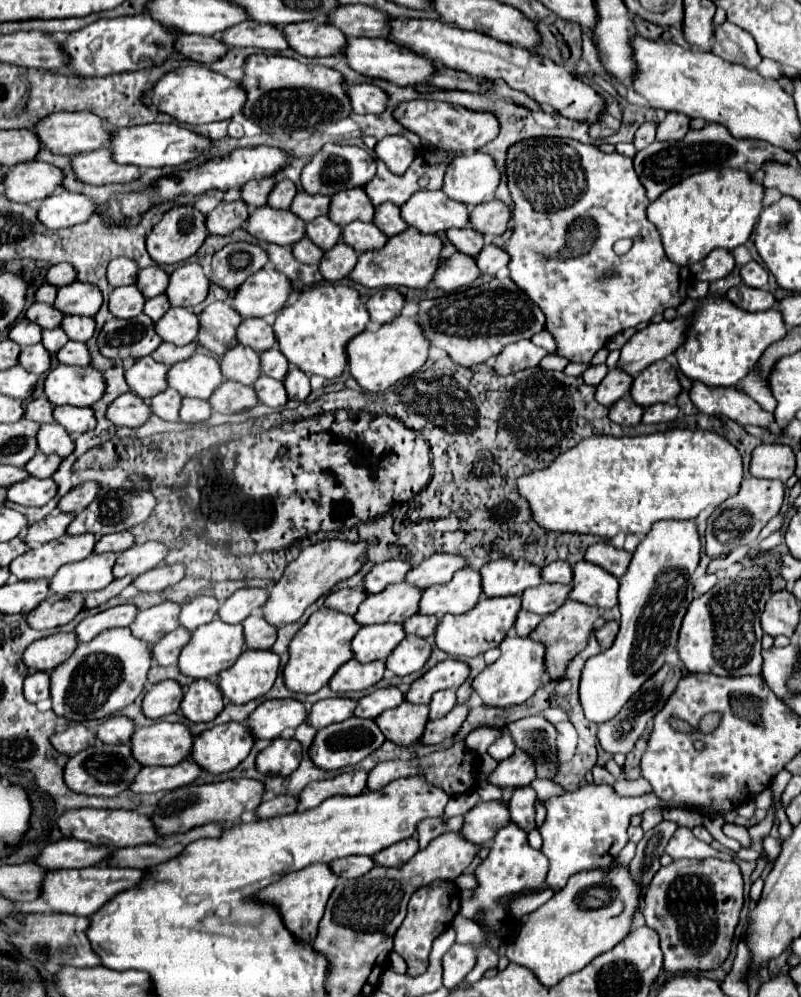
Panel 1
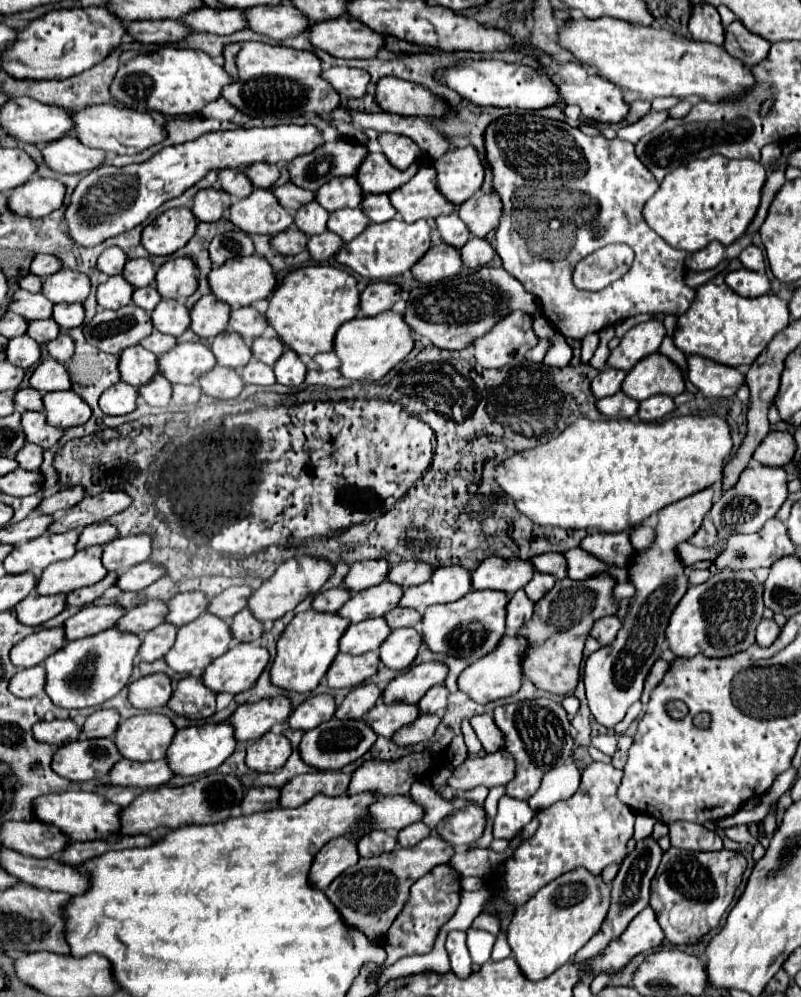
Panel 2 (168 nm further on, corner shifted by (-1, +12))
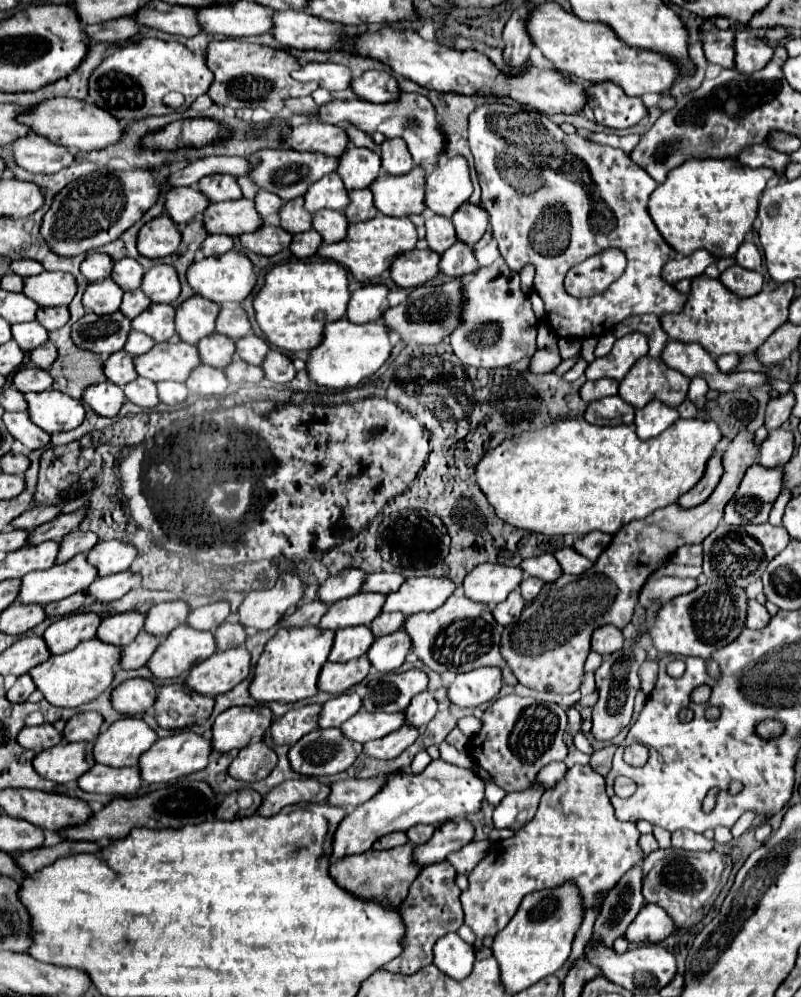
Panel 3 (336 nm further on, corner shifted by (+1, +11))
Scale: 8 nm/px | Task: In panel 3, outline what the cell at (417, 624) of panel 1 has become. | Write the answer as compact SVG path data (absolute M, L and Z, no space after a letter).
M380 613L380 617L376 617L370 623L370 629L372 629L372 633L376 633L376 637L384 637L384 635L390 635L390 633L402 629L404 621L406 621L406 615L402 615L402 613Z

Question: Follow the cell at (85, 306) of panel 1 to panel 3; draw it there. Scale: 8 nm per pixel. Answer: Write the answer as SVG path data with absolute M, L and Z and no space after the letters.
M44 271L34 277L24 279L24 295L36 301L40 307L70 305L76 295L76 279L62 271Z

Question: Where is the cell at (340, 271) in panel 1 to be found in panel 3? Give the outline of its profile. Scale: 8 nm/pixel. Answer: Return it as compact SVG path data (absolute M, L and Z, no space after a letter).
M310 229L306 233L294 235L290 251L294 251L294 257L298 257L298 259L310 259L310 257L314 257L318 253L322 243L324 243L322 237L314 229Z

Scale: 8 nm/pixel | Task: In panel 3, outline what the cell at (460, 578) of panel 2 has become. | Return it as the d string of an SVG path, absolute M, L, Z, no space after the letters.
M410 577L396 593L388 595L382 611L400 611L404 615L432 611L444 605L454 589L456 583L448 577Z

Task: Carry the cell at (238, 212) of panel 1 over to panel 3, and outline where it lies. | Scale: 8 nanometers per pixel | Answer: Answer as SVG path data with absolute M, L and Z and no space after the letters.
M172 187L166 191L166 213L174 223L186 225L210 205L208 197L196 187Z

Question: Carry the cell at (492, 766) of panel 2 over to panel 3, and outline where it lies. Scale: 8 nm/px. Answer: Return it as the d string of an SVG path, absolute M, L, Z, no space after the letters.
M442 759L432 761L420 775L412 773L396 773L392 775L382 791L374 795L370 801L352 809L342 823L338 825L332 841L332 859L330 863L338 863L348 855L360 855L372 847L372 843L394 831L408 831L412 825L430 823L442 825L444 821L460 819L480 809L484 799L484 781L472 769L462 769Z

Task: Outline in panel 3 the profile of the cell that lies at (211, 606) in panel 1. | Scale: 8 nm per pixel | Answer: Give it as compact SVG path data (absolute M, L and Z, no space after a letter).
M172 601L172 603L160 603L154 605L146 615L144 629L160 639L164 639L174 627L186 623L190 613L190 607L186 601Z

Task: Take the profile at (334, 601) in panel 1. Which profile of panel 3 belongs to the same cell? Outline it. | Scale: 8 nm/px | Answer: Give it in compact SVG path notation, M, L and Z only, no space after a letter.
M314 599L312 603L298 607L294 613L288 613L284 617L284 623L286 625L296 625L296 627L302 627L302 625L318 625L326 611L328 611L328 605L324 601L320 601L320 599Z

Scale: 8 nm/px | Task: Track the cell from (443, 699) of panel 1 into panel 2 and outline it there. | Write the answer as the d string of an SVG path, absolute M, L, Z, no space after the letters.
M434 686L430 688L422 700L418 702L418 710L422 714L436 714L436 712L442 712L448 704L448 690L446 686Z

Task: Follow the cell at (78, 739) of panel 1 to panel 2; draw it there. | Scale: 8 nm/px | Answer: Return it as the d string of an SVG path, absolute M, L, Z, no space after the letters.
M52 720L52 722L36 722L32 726L32 736L38 742L46 742L52 746L64 746L80 738L80 728L72 720Z

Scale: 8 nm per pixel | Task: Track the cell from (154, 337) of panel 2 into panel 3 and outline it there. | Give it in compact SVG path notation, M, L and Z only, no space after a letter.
M132 333L128 337L128 345L124 345L124 351L132 353L132 355L144 355L148 353L152 347L156 345L156 341L152 341L152 337L148 337L146 333Z

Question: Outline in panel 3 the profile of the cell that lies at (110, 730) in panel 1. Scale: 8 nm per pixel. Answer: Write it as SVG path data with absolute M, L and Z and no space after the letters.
M78 713L66 723L64 741L96 741L104 725L104 717L100 713Z

